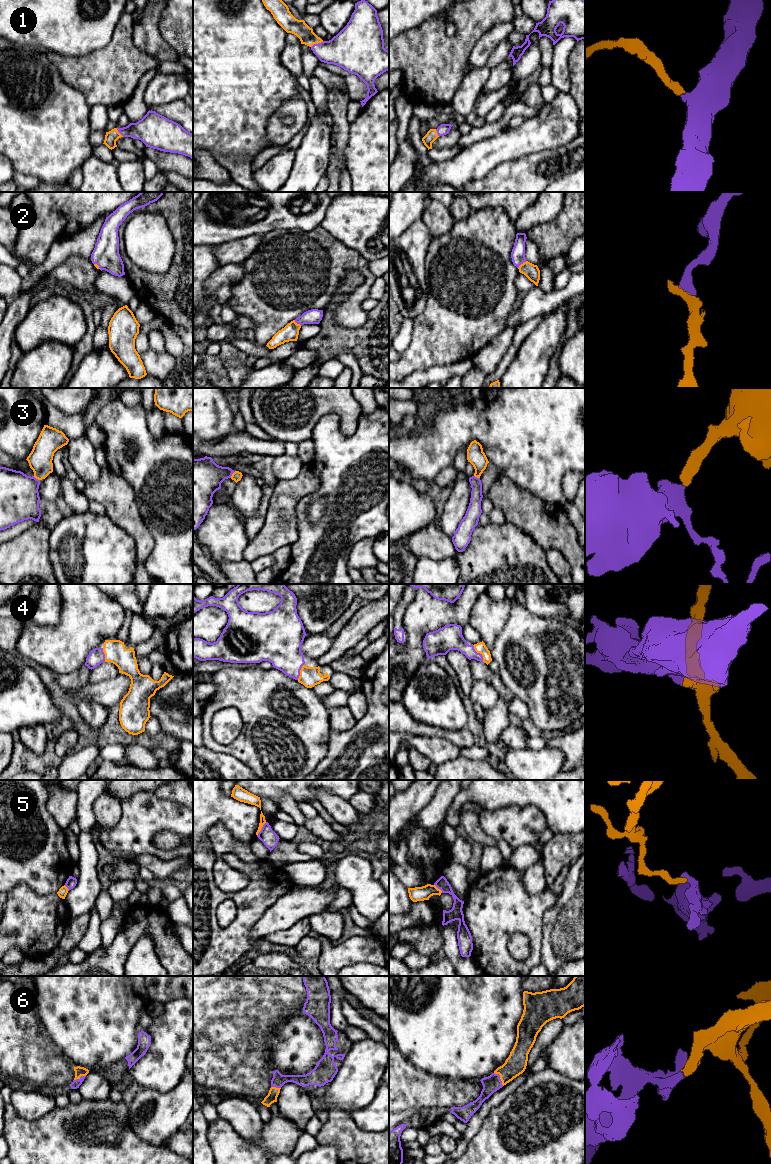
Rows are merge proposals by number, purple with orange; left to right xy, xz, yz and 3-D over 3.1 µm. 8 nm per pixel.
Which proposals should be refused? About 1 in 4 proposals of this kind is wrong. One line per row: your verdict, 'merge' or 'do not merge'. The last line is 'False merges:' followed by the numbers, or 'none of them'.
1: merge
2: merge
3: merge
4: merge
5: do not merge
6: merge
False merges: 5

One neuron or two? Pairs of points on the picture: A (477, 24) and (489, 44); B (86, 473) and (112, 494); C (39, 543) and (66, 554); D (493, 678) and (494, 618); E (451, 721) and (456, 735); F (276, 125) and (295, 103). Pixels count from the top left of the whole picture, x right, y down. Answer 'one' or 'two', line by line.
A: two
B: two
C: two
D: two
E: two
F: one

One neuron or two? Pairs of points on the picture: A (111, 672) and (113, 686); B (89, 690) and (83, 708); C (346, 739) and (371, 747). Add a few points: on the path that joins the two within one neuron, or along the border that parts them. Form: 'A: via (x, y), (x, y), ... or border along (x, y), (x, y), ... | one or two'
A: border along (119, 673), (112, 678), (89, 683) | two
B: border along (77, 703), (81, 700), (93, 700), (107, 708) | two
C: via (352, 745), (354, 747), (365, 747) | one

